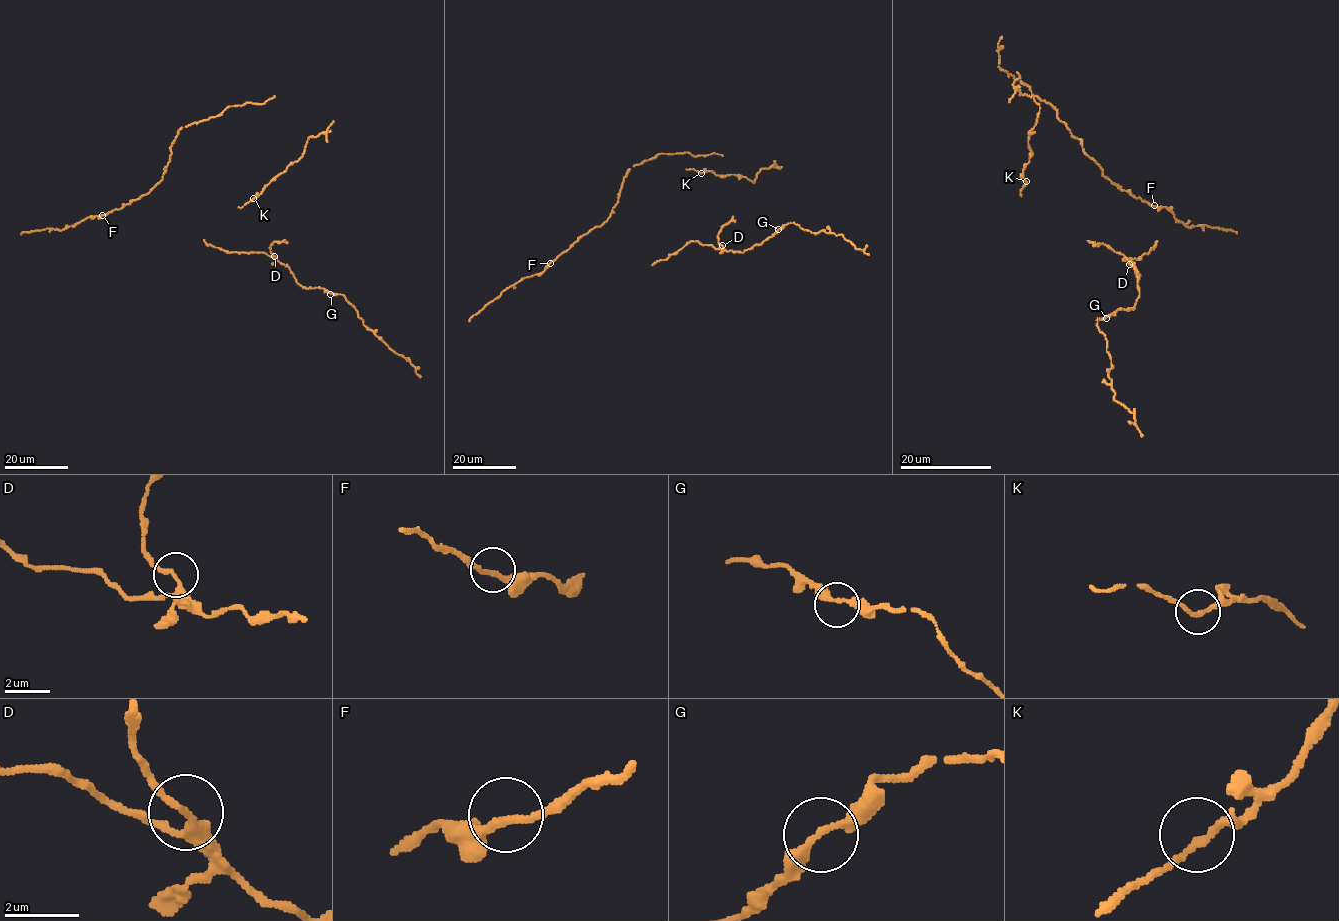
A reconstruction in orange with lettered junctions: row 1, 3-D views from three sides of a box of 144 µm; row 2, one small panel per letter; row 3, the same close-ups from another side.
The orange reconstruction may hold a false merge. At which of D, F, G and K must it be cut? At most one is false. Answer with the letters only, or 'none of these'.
D

